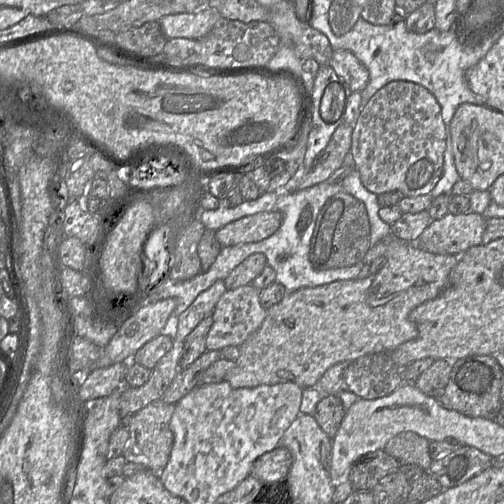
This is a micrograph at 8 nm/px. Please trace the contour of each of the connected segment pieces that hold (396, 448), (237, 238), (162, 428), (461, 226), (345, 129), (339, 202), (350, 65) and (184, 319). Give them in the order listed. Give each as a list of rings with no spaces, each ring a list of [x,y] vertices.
[[[402,432],[391,438],[383,450],[402,465],[415,464],[428,471],[433,461],[429,443],[426,438],[414,432]]]
[[[277,211],[260,212],[232,221],[216,231],[222,247],[258,242],[273,235],[282,223]]]
[[[160,399],[148,404],[131,416],[128,425],[129,439],[122,453],[127,462],[140,464],[155,473],[160,472],[166,466],[174,442],[174,435],[170,428],[174,409],[175,405]]]
[[[468,211],[463,214],[447,213],[444,217],[432,220],[420,235],[417,245],[434,254],[461,255],[473,246],[482,244],[487,219],[479,213]]]
[[[342,123],[334,131],[325,149],[316,157],[309,171],[303,163],[283,188],[295,192],[328,181],[331,175],[343,165],[346,154],[350,151],[353,127]]]
[[[341,191],[327,200],[317,216],[310,242],[309,260],[316,270],[346,268],[363,261],[373,246],[370,220],[364,203]]]
[[[334,50],[330,64],[352,92],[361,92],[369,80],[369,72],[365,65],[350,51]]]
[[[218,280],[210,288],[201,292],[192,304],[179,315],[175,339],[184,341],[202,319],[208,314],[212,314],[217,302],[226,290],[224,280]]]

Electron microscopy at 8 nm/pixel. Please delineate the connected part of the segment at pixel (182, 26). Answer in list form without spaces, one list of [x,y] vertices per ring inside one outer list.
[[[208,7],[199,12],[165,15],[159,23],[167,39],[197,39],[207,35],[220,18],[215,8]]]

